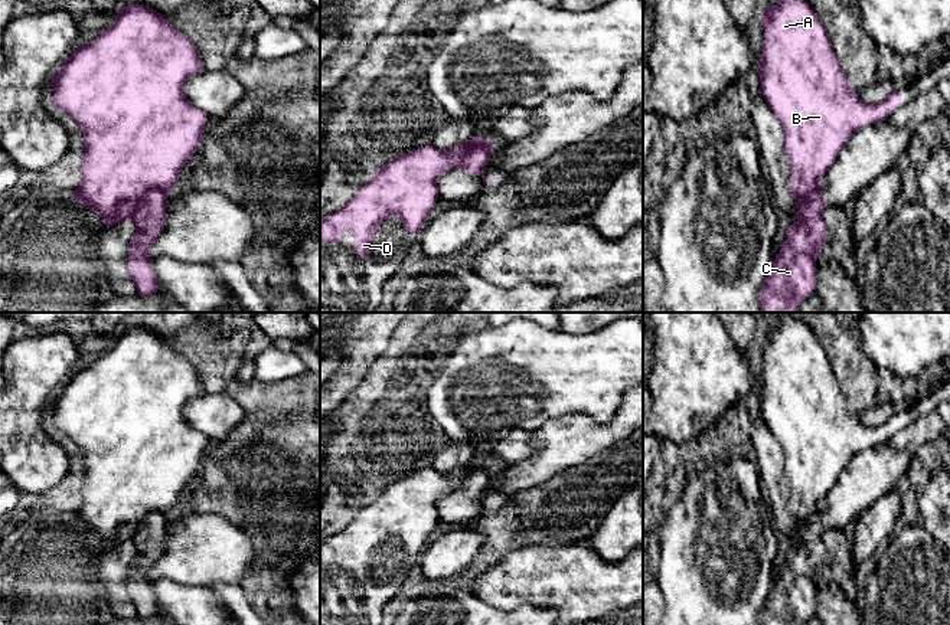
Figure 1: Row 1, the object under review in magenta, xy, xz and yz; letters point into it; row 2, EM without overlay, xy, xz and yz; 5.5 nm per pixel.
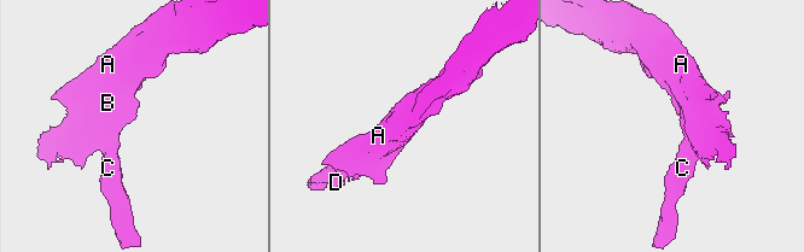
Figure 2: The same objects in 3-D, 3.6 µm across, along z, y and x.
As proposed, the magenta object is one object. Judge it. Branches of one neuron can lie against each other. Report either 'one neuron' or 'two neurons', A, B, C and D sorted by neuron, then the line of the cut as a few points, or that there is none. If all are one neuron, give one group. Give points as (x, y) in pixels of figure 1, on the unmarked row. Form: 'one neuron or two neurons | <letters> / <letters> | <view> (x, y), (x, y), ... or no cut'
two neurons | A B D / C | xy (169, 513), (149, 511), (129, 540)

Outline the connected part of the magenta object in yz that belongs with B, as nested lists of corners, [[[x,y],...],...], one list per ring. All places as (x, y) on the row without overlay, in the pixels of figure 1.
[[[778,312],[778,327],[763,330],[763,379],[757,395],[761,418],[784,451],[784,474],[790,482],[790,516],[803,523],[836,484],[840,472],[862,451],[884,444],[902,428],[901,410],[882,425],[866,426],[851,410],[830,360],[816,334],[802,320]]]

